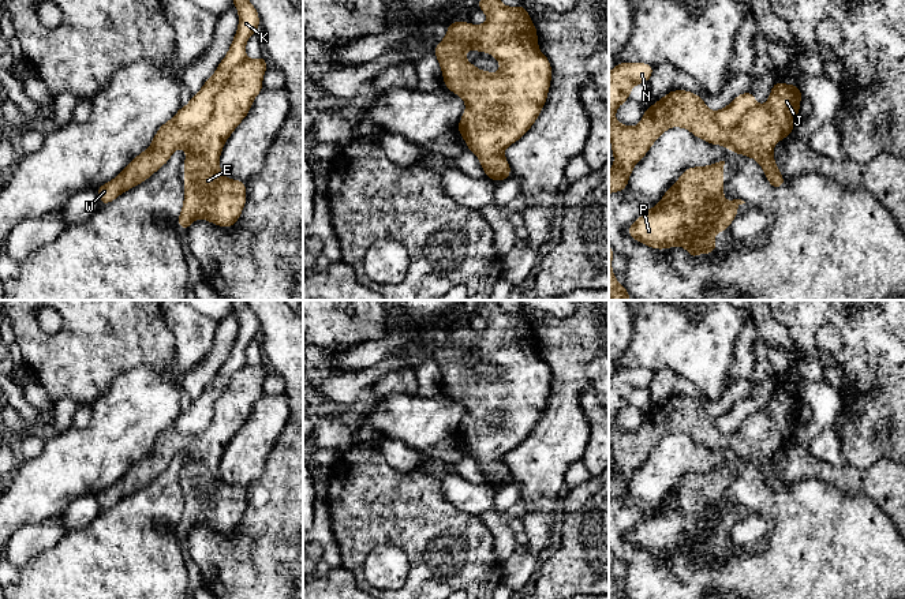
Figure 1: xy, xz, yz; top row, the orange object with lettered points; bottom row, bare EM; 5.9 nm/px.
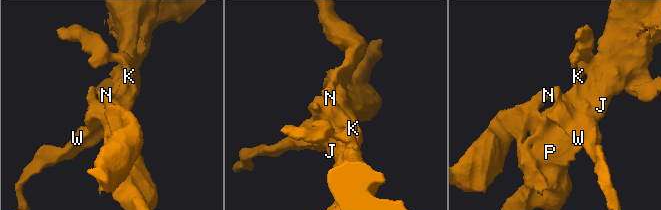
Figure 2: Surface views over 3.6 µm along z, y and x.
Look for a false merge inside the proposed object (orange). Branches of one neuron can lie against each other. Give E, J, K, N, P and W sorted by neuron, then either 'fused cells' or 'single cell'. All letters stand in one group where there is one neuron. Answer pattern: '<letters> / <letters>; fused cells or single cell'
E J P W / K N; fused cells

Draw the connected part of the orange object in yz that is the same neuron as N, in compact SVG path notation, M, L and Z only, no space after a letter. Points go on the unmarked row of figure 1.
M618 368L609 378L609 426L617 413L629 405L629 397L637 389L647 389L652 381L654 371L648 368Z

